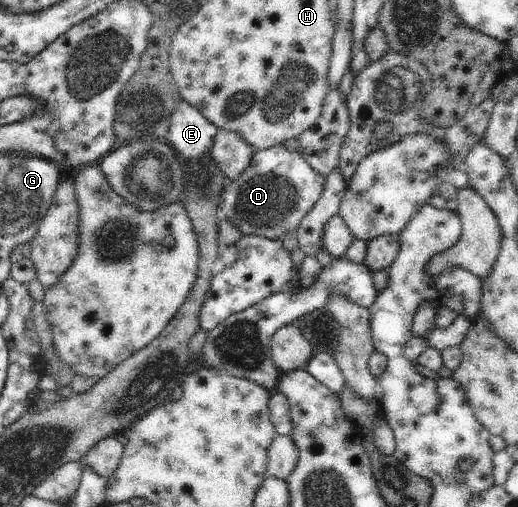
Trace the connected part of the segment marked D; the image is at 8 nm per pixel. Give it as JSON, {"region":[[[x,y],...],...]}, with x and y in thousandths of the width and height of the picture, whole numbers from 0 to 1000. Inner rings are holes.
{"region":[[[531,286],[492,300],[479,333],[463,349],[432,363],[425,414],[471,465],[486,462],[525,473],[542,471],[556,456],[575,452],[583,432],[622,385],[629,359],[631,349],[610,341],[583,314],[579,300]]]}

